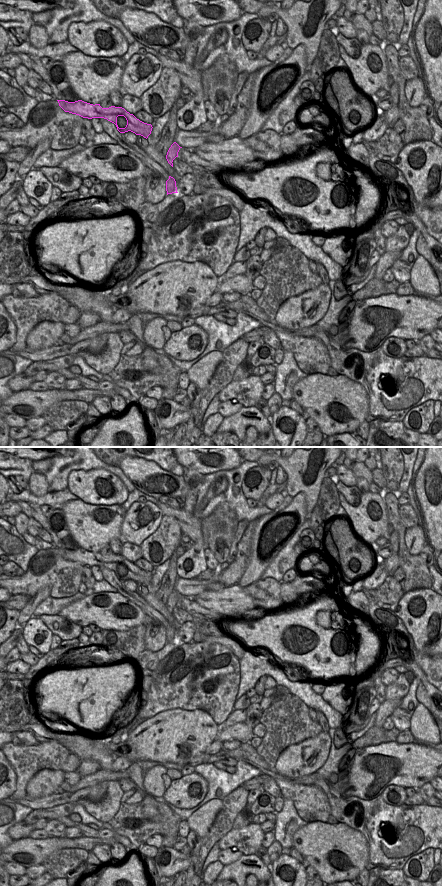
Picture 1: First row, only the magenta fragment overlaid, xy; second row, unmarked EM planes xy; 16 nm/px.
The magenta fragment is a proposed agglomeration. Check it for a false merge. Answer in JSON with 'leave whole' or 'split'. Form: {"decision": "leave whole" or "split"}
{"decision": "split"}

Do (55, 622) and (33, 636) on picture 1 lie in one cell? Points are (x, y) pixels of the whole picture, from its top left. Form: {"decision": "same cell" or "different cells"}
{"decision": "different cells"}

